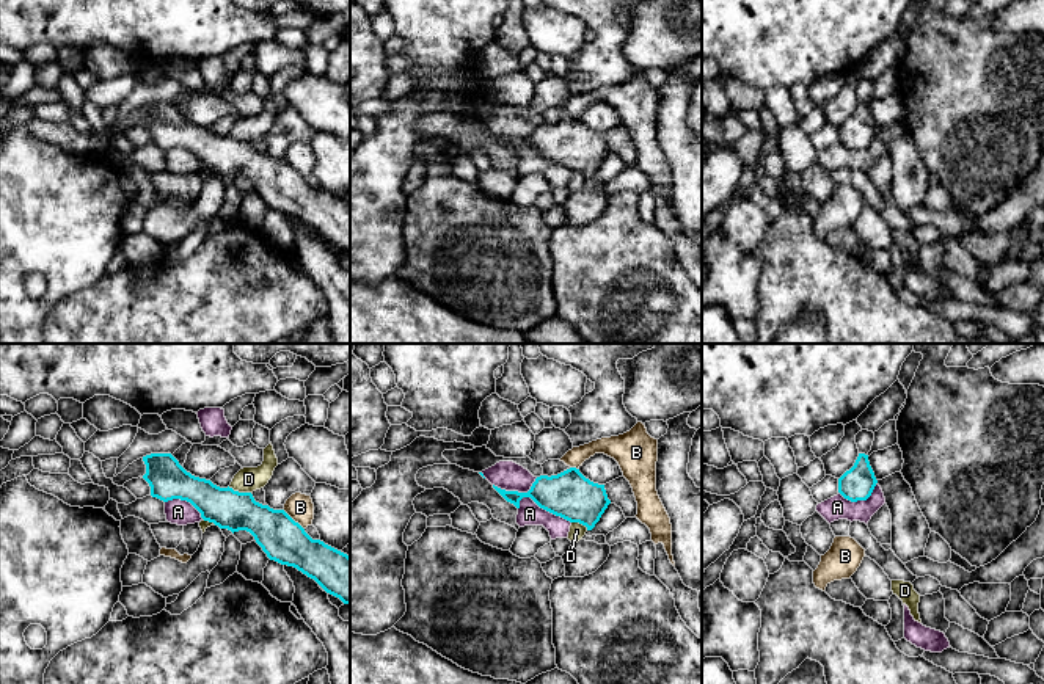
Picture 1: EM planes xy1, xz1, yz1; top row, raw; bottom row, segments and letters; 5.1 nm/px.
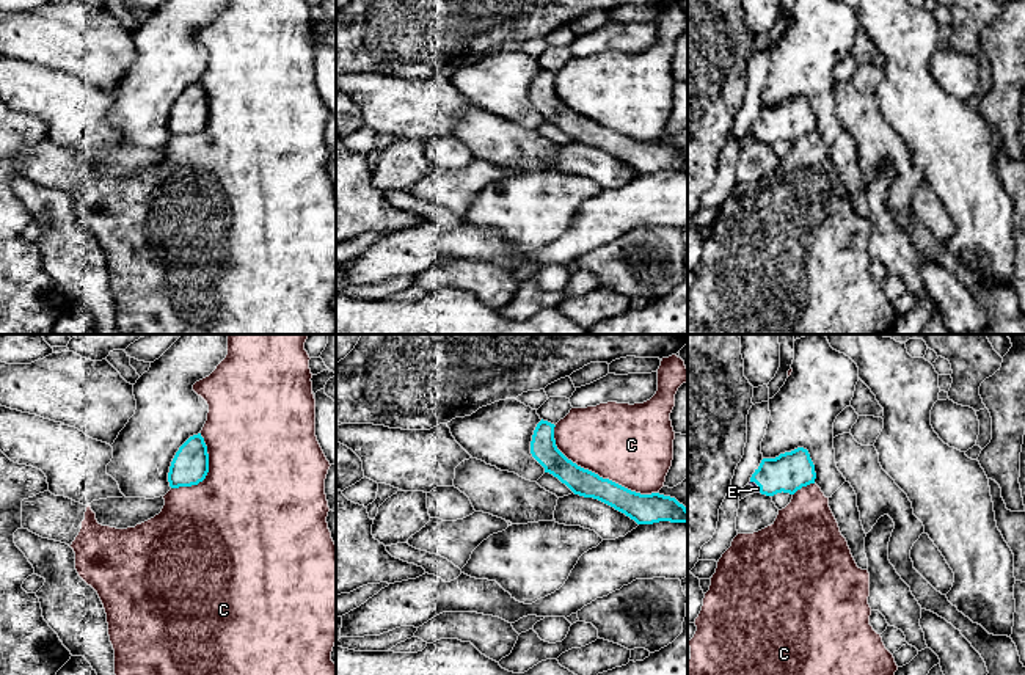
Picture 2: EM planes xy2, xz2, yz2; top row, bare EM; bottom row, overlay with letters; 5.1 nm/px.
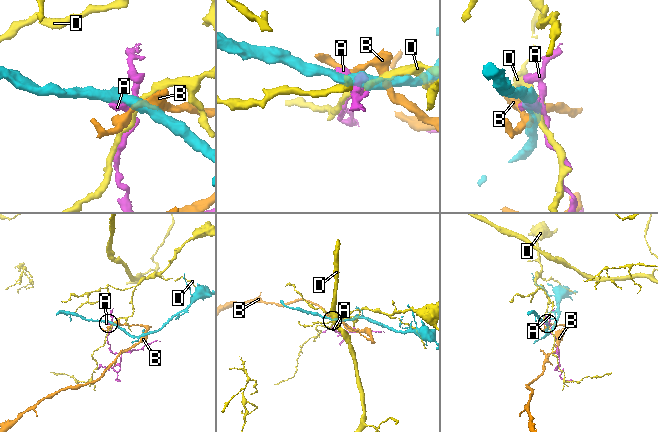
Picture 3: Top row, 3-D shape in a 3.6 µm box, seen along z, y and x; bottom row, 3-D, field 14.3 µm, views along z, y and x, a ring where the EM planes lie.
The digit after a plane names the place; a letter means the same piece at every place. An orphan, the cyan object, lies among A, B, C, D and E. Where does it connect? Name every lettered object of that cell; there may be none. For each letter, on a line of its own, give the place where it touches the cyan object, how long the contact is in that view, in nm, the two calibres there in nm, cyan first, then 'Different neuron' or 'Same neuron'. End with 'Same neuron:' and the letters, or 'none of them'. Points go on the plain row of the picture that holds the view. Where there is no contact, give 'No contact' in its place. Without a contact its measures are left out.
A: Touches cyan at xz1 (545, 157). Shared border 300 nm. Thickness 240 nm (cyan) against 120 nm. Different neuron
B: Touches cyan at xy1 (292, 168). Shared border 160 nm. Thickness 220 nm (cyan) against 140 nm. Different neuron
C: Touches cyan at xz2 (597, 123). Shared border 650 nm. Thickness 140 nm (cyan) against 420 nm. Different neuron
D: Touches cyan at xy1 (237, 140). Shared border 120 nm. Thickness 200 nm (cyan) against 130 nm. Different neuron
E: Touches cyan at yz2 (757, 132). Shared border 80 nm. Thickness 200 nm (cyan) against 30 nm. Same neuron
Same neuron: E

